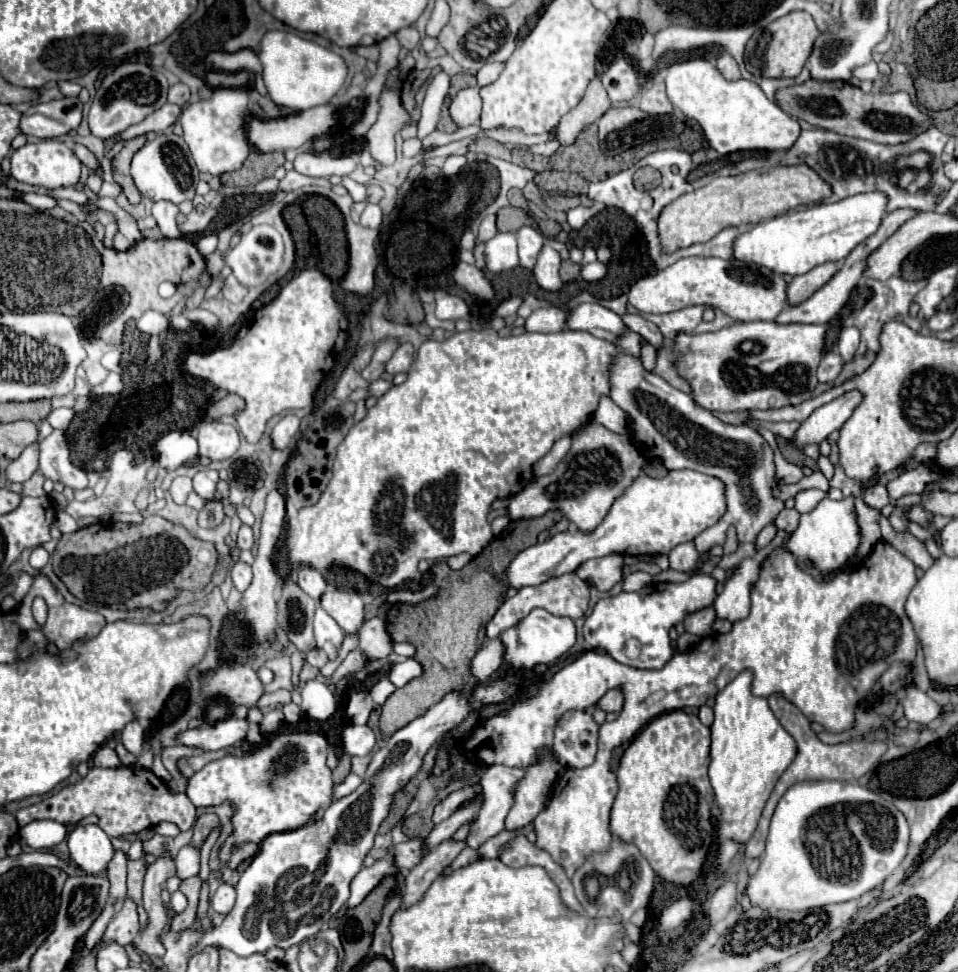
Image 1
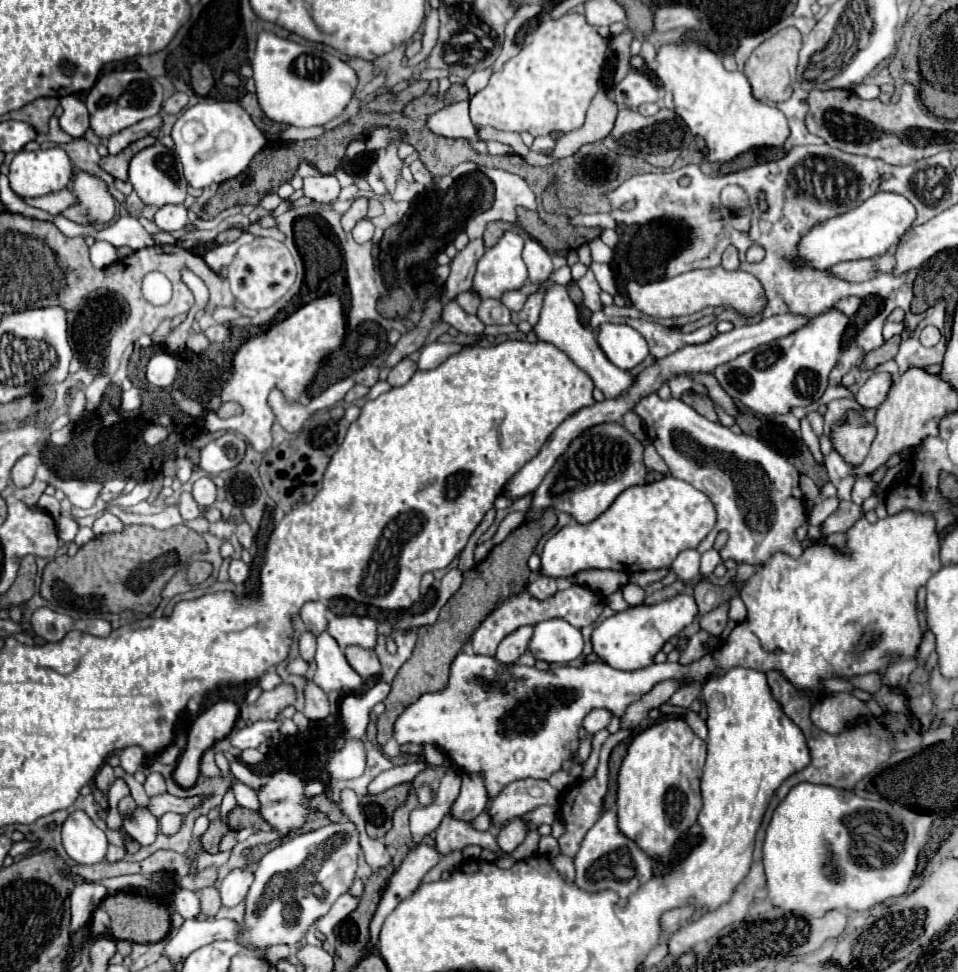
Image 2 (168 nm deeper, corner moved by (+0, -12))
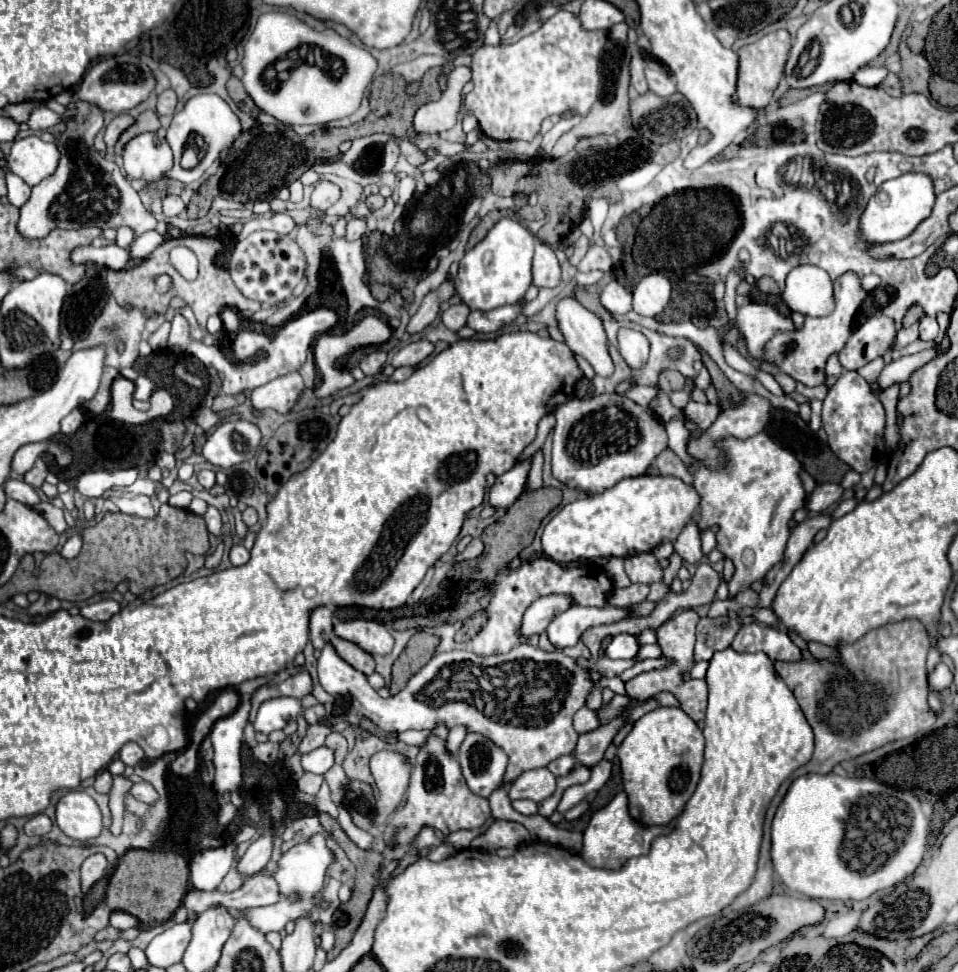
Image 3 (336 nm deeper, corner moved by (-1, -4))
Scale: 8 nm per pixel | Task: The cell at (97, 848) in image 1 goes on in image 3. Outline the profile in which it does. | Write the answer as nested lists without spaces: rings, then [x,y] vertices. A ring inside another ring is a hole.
[[[83,790],[67,792],[57,802],[55,822],[63,834],[67,834],[69,838],[79,840],[79,842],[93,840],[103,830],[101,810],[95,804],[95,800]]]

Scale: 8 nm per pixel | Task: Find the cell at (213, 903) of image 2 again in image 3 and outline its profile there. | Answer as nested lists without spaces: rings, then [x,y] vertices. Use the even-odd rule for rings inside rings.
[[[231,870],[231,872],[221,880],[221,884],[217,886],[217,890],[219,890],[219,892],[233,892],[233,890],[237,890],[241,884],[243,884],[243,878],[239,878],[239,874],[235,874],[235,870]]]

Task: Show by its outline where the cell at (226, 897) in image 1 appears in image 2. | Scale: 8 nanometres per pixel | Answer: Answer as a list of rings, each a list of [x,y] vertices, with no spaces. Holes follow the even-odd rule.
[[[234,868],[220,884],[220,896],[224,906],[236,906],[244,900],[246,890],[254,882],[254,874],[250,868]]]

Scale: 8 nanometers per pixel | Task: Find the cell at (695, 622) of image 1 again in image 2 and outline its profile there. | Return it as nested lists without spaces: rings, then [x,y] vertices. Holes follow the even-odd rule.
[[[726,602],[726,604],[718,606],[716,610],[704,614],[704,616],[700,618],[700,628],[706,630],[706,632],[710,632],[710,634],[714,634],[714,636],[720,636],[722,630],[726,628],[726,624],[728,624],[728,608],[730,608],[730,606],[728,606],[728,602]]]

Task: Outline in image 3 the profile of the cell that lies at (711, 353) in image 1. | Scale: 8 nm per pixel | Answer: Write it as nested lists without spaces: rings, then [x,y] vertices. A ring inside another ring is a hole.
[[[843,274],[843,278],[837,278],[833,284],[833,298],[835,308],[827,316],[807,316],[805,324],[801,328],[795,328],[791,332],[777,332],[763,348],[763,354],[759,356],[761,362],[775,364],[783,374],[791,376],[795,382],[801,382],[803,386],[819,386],[825,382],[825,364],[831,354],[837,354],[843,350],[847,338],[851,336],[851,320],[863,302],[867,294],[859,286],[859,278],[855,274]]]

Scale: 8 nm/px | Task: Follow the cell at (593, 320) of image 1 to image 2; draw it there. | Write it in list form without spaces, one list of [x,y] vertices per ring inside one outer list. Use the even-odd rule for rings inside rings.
[[[602,324],[596,338],[610,362],[622,370],[636,368],[648,356],[644,336],[626,324]]]

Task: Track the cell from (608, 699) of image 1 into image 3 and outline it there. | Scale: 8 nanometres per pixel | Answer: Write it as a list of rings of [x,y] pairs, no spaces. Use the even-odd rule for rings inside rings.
[[[583,706],[583,708],[575,714],[573,724],[575,724],[575,730],[577,730],[579,734],[583,734],[583,732],[591,732],[591,730],[599,728],[599,726],[601,726],[601,720],[599,720],[599,714],[597,714],[595,710]]]

